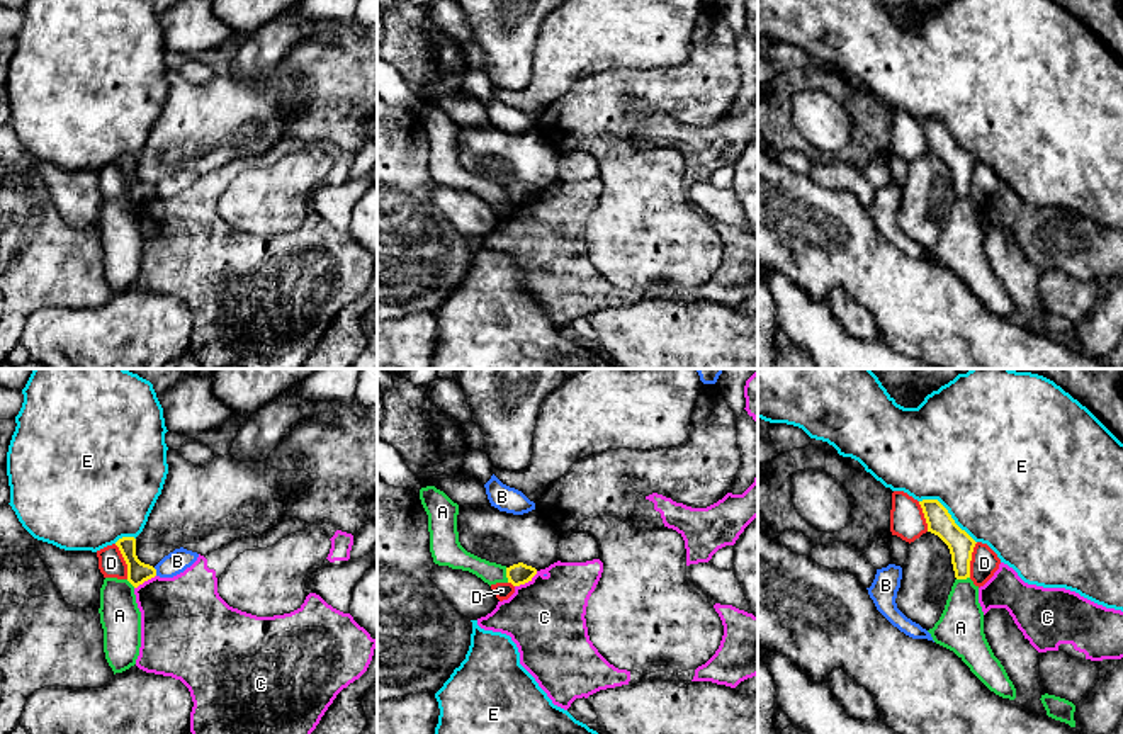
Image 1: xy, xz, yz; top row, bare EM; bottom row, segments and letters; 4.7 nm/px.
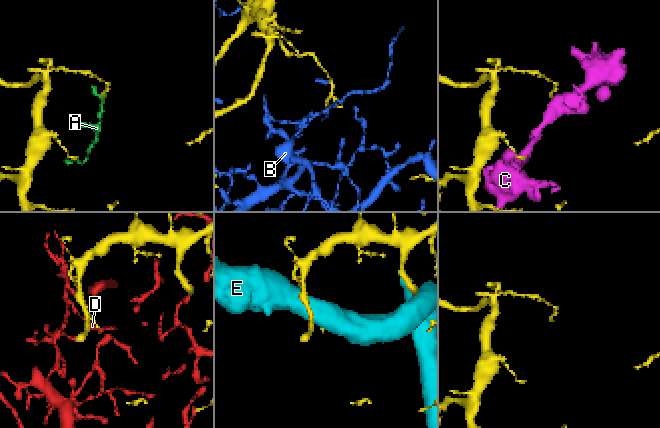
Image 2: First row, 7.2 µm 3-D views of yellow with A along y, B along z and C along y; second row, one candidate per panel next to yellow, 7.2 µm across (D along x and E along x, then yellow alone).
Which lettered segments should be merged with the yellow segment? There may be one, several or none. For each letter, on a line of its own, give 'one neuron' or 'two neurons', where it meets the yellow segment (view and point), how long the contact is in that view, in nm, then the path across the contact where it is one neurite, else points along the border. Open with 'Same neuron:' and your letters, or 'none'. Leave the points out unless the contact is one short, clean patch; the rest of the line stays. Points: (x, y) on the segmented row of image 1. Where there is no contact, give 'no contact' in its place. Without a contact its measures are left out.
Same neuron: none
A: two neurons; meets yellow in xz at (507, 575); contact 70 nm long; border along xz (505, 568), (508, 581)
B: two neurons; meets yellow in xy at (155, 571); contact 40 nm long
C: two neurons; meets yellow in xz at (525, 581); contact 130 nm long; border along xz (537, 571), (527, 581), (515, 587)
D: two neurons; meets yellow in xy at (124, 559); contact 180 nm long
E: two neurons; meets yellow in yz at (948, 513); contact 340 nm long

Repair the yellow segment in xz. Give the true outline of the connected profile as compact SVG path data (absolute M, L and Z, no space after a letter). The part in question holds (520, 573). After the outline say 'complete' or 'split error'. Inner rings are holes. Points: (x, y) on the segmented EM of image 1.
M523 562L506 567L508 583L511 583L513 586L520 586L532 581L535 574L537 574L537 569Z; complete

